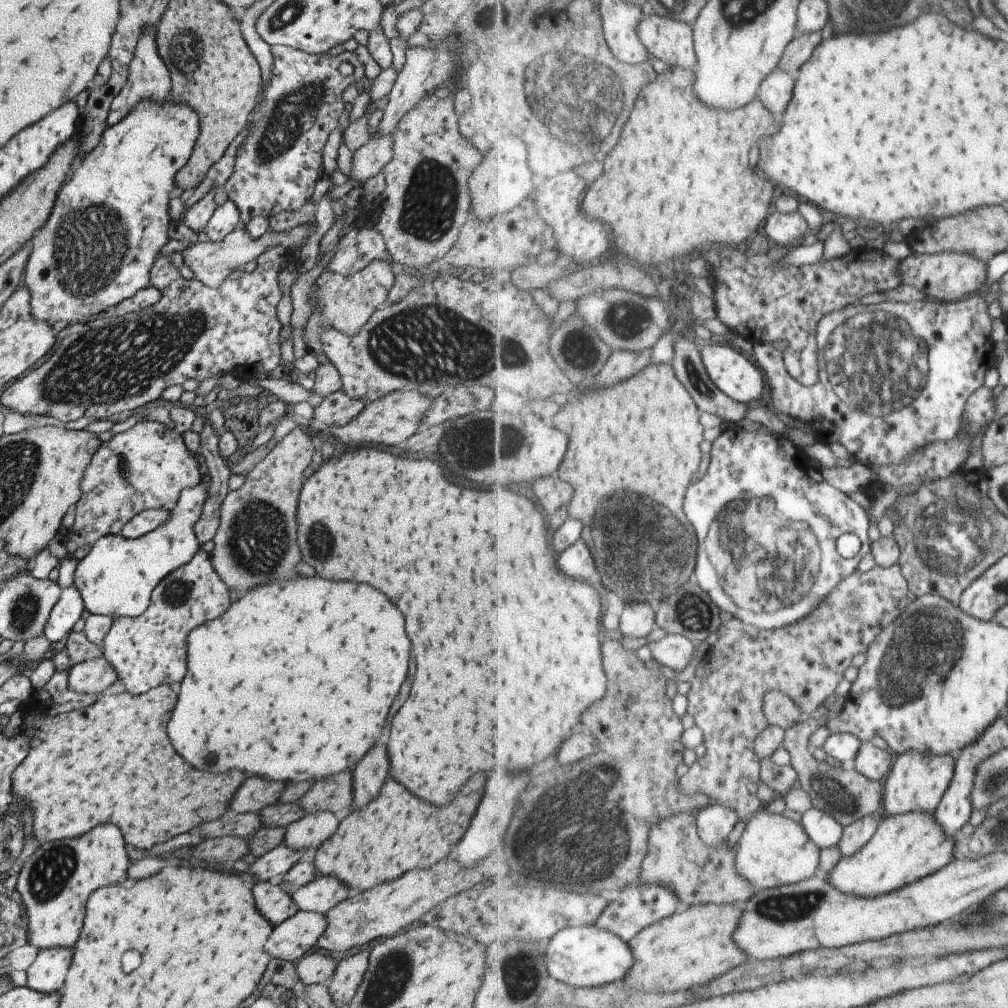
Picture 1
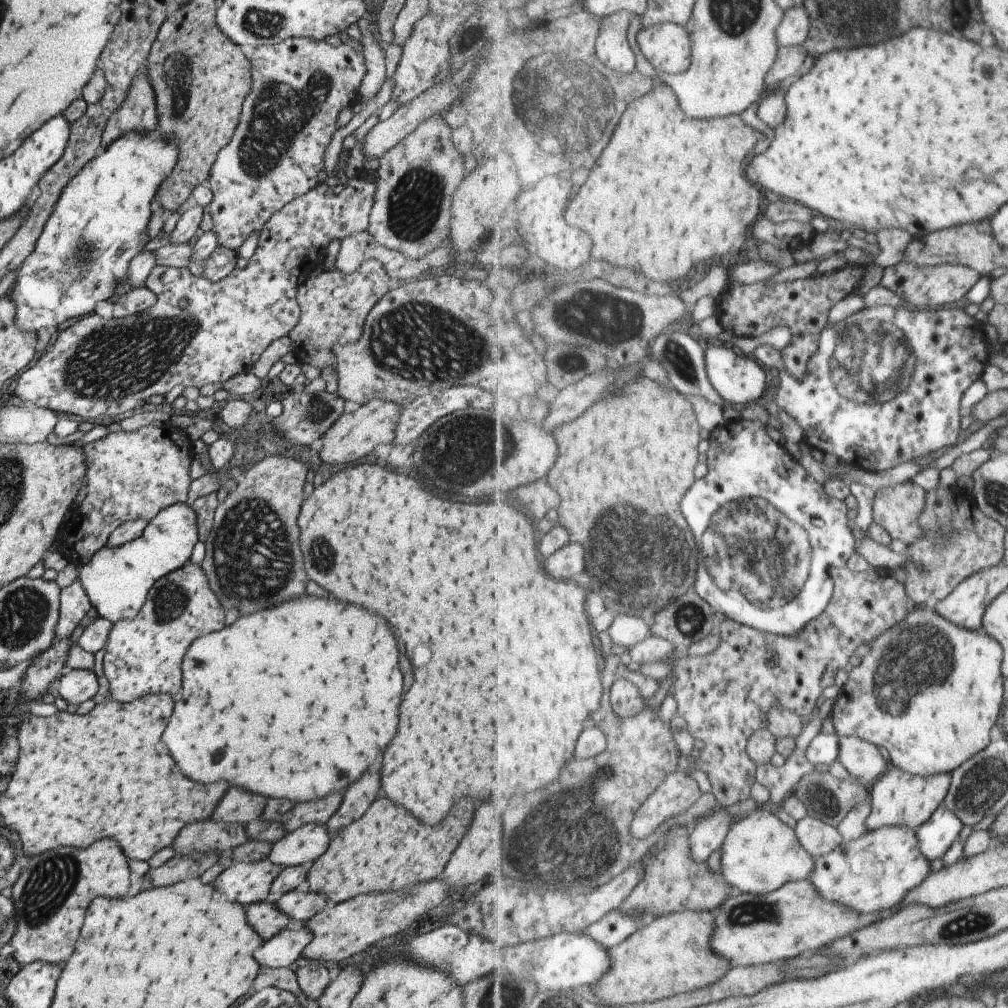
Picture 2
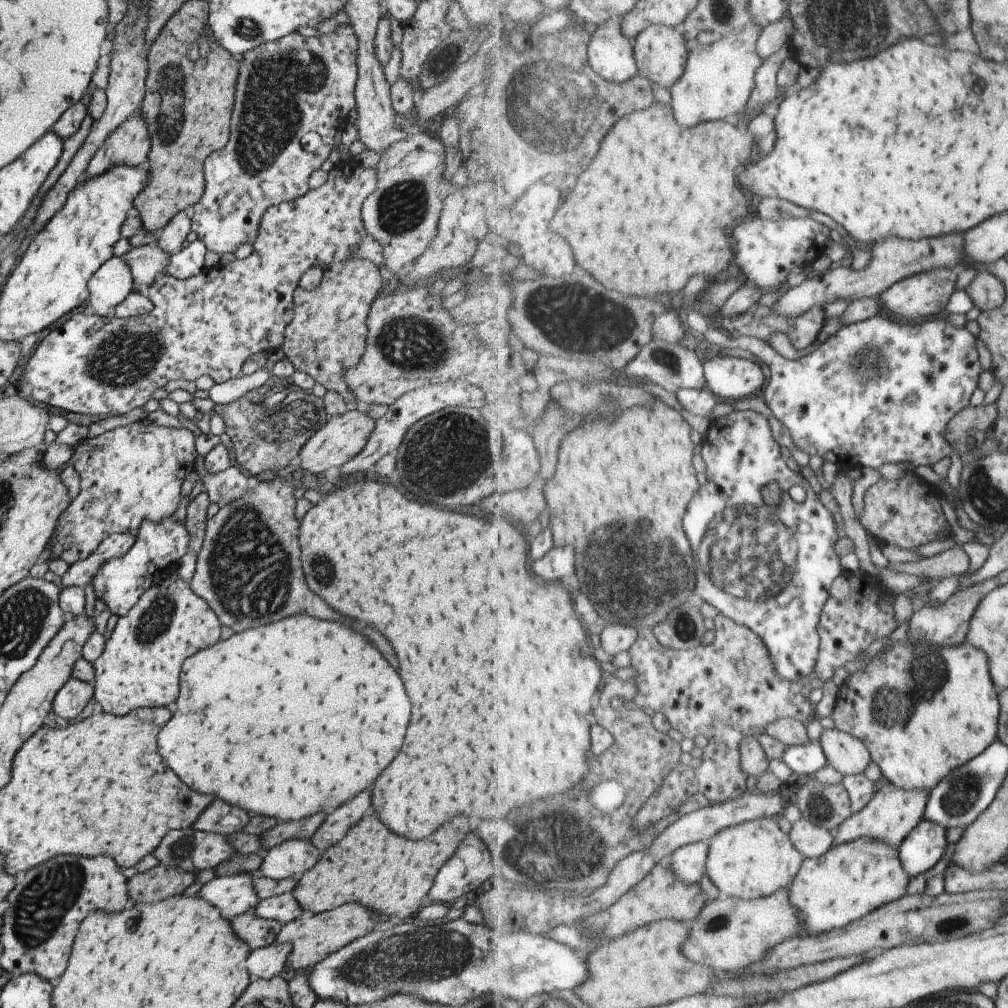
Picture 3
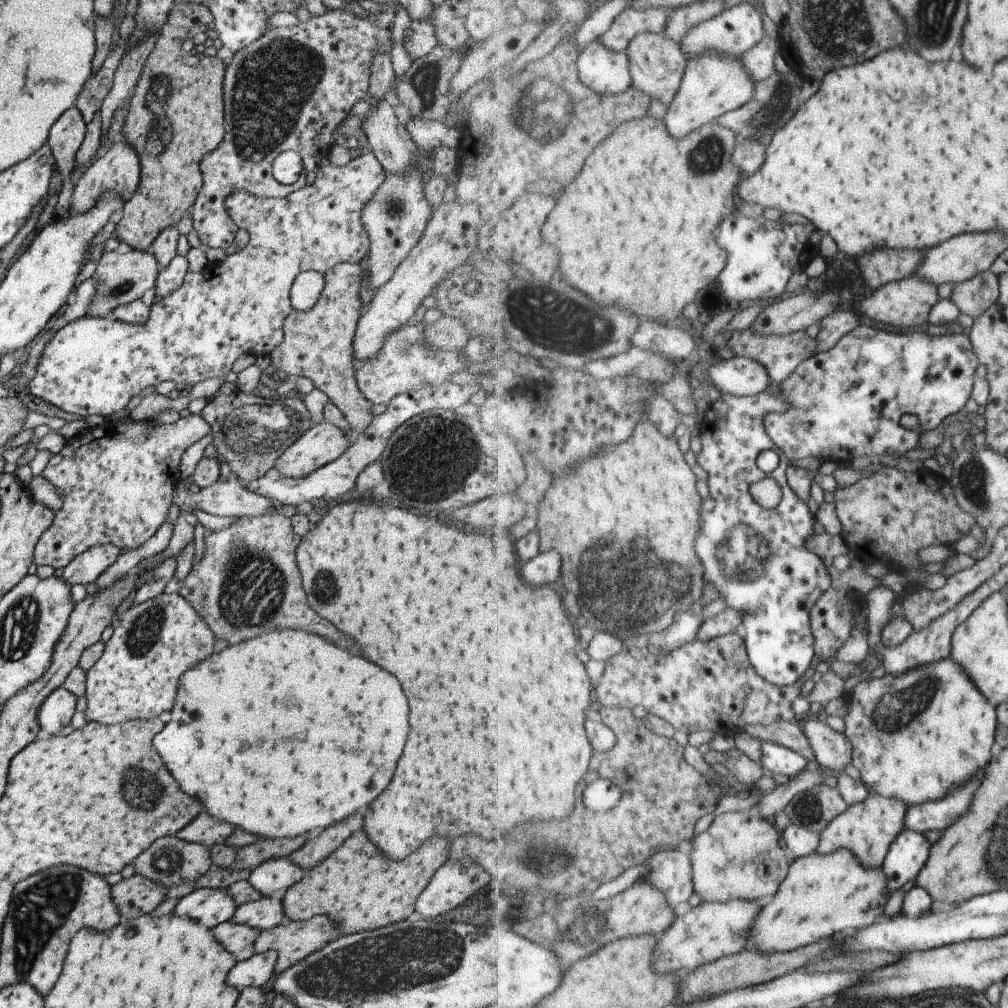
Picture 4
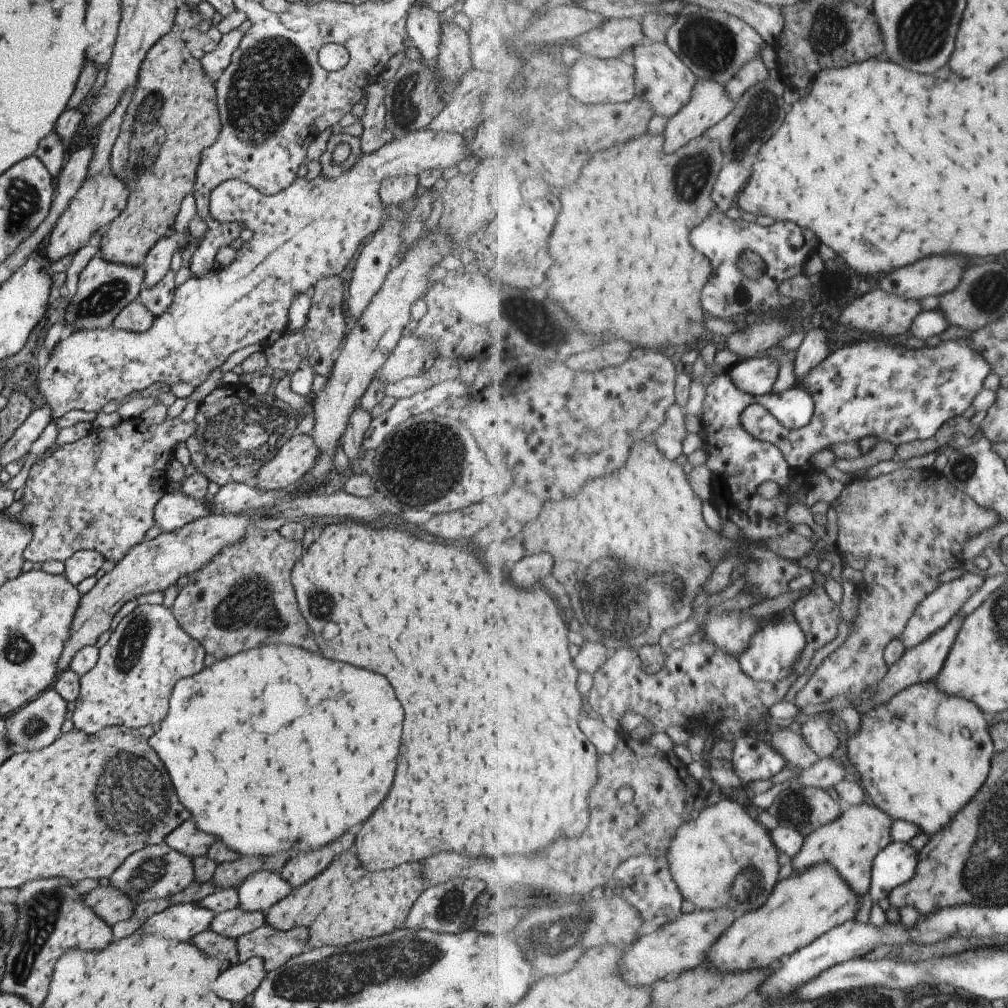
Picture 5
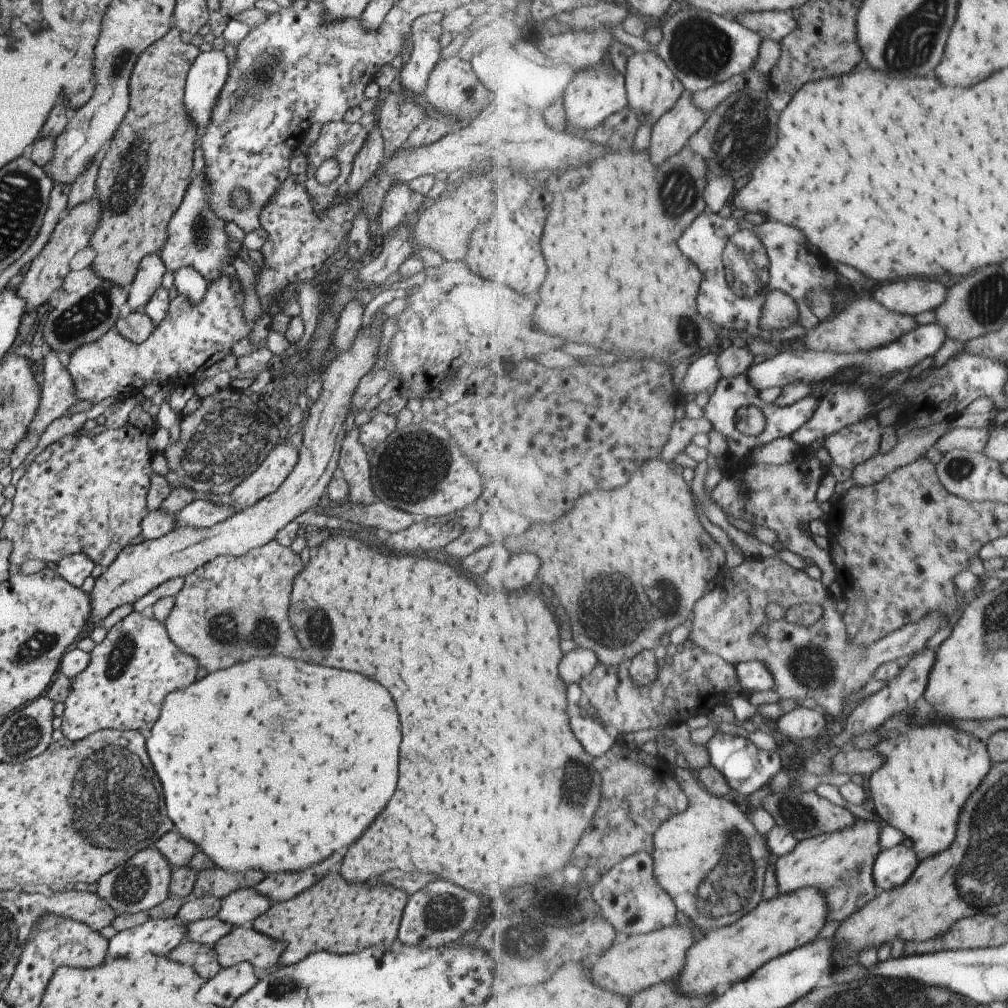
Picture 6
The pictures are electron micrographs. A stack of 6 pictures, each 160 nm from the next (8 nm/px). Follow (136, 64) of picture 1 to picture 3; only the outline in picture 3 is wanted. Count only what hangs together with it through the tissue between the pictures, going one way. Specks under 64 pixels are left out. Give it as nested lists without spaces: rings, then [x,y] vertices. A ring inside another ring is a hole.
[[[137,109],[128,120],[117,126],[117,130],[93,154],[84,179],[101,176],[103,172],[109,172],[109,168],[116,166],[142,166],[147,161],[149,148],[149,134]]]

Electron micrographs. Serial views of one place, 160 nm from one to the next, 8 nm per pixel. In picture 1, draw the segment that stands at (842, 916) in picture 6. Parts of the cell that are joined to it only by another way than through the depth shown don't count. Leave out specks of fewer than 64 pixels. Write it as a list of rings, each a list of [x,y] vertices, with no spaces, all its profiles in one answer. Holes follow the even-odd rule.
[[[905,752],[904,755],[896,756],[891,771],[884,781],[884,808],[880,818],[913,814],[913,812],[935,814],[952,786],[955,776],[956,756],[954,755],[925,756],[919,752]]]

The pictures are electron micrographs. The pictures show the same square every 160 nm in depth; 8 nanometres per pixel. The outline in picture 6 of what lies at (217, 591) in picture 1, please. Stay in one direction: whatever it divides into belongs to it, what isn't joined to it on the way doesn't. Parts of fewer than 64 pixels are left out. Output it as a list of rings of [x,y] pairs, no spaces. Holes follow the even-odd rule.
[[[130,612],[109,628],[101,643],[95,643],[90,651],[89,664],[70,678],[70,691],[63,702],[59,728],[63,738],[78,741],[101,729],[147,732],[155,724],[165,696],[195,681],[197,667],[197,659],[184,653],[169,638],[164,623],[158,623],[153,617],[141,616],[140,612]]]

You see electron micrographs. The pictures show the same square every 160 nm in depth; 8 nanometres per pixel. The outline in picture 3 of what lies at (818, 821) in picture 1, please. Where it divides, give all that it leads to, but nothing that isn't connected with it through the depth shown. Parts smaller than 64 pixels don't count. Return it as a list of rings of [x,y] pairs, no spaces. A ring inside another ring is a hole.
[[[799,820],[792,826],[789,834],[793,845],[804,859],[824,856],[835,845],[835,833],[825,830],[811,820]]]

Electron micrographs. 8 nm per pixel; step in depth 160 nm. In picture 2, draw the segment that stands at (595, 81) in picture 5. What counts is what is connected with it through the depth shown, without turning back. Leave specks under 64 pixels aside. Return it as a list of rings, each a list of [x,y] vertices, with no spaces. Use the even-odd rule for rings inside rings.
[[[619,11],[600,20],[596,53],[603,63],[616,72],[629,74],[638,68],[635,50],[629,42],[629,26],[633,15]]]

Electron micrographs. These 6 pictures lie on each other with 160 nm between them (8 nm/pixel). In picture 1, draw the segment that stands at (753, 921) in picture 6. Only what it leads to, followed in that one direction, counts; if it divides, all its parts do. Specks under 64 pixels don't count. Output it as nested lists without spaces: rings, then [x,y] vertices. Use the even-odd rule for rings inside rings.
[[[913,812],[880,818],[877,833],[867,846],[853,856],[842,856],[827,875],[828,881],[841,892],[876,899],[920,879],[940,872],[955,860],[955,838],[949,838],[935,814]]]

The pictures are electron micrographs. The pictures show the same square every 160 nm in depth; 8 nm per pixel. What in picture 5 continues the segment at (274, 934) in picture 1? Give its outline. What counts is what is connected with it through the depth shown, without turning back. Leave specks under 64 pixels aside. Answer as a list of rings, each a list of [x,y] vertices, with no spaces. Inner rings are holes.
[[[251,957],[222,970],[211,984],[211,990],[237,1007],[247,994],[252,994],[266,974],[261,958]]]

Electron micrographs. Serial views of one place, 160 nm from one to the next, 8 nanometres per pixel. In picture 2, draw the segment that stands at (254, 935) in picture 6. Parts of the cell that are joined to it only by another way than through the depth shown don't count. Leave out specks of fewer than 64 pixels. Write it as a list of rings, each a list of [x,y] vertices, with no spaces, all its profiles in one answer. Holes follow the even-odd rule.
[[[440,878],[427,880],[425,884],[417,884],[407,892],[375,892],[375,894],[359,894],[351,900],[328,904],[316,912],[303,924],[312,932],[312,939],[303,948],[301,957],[307,960],[323,960],[323,962],[341,962],[345,958],[355,956],[357,952],[367,951],[379,946],[379,942],[393,936],[403,934],[410,924],[418,918],[431,916],[439,902],[448,894],[456,893],[445,888]]]

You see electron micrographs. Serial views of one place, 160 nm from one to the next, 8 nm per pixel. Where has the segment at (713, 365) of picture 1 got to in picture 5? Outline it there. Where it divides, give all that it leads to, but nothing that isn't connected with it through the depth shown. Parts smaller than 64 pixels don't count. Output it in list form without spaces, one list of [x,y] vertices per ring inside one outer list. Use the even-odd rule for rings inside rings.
[[[755,357],[732,365],[727,374],[737,388],[755,396],[769,396],[774,390],[776,378],[780,375],[777,358]]]

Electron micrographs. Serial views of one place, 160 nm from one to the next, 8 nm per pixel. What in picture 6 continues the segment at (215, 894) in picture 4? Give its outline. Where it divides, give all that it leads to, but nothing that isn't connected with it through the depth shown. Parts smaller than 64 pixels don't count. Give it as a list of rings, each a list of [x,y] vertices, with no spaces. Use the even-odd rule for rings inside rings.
[[[148,919],[140,925],[119,931],[108,940],[105,958],[137,958],[149,952],[166,956],[186,938],[187,923],[179,919]]]

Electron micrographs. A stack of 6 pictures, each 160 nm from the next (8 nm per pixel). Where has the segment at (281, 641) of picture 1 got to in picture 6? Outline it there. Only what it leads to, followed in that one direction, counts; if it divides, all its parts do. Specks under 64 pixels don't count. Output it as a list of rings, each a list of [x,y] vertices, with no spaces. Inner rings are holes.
[[[285,656],[251,658],[247,662],[233,664],[225,670],[207,673],[189,686],[167,694],[155,724],[150,728],[150,734],[151,736],[145,740],[145,748],[161,780],[165,794],[165,810],[169,820],[173,822],[173,828],[178,835],[194,842],[197,850],[207,859],[211,859],[214,866],[222,871],[243,872],[257,868],[267,876],[273,872],[303,870],[359,838],[363,830],[371,824],[371,820],[381,812],[381,808],[387,804],[395,790],[397,746],[401,738],[397,710],[385,688],[357,672],[333,670],[303,660],[291,660]]]

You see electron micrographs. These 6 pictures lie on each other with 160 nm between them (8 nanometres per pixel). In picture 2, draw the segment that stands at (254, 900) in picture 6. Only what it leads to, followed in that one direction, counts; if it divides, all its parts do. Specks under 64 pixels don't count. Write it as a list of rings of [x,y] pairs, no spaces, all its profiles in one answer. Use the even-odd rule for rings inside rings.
[[[307,823],[273,842],[268,859],[282,868],[309,866],[327,850],[330,839],[325,824]]]

